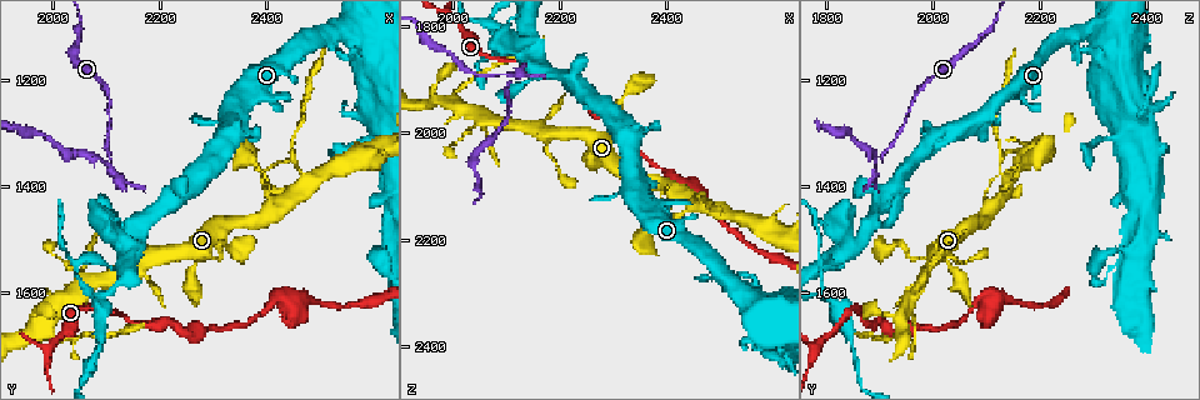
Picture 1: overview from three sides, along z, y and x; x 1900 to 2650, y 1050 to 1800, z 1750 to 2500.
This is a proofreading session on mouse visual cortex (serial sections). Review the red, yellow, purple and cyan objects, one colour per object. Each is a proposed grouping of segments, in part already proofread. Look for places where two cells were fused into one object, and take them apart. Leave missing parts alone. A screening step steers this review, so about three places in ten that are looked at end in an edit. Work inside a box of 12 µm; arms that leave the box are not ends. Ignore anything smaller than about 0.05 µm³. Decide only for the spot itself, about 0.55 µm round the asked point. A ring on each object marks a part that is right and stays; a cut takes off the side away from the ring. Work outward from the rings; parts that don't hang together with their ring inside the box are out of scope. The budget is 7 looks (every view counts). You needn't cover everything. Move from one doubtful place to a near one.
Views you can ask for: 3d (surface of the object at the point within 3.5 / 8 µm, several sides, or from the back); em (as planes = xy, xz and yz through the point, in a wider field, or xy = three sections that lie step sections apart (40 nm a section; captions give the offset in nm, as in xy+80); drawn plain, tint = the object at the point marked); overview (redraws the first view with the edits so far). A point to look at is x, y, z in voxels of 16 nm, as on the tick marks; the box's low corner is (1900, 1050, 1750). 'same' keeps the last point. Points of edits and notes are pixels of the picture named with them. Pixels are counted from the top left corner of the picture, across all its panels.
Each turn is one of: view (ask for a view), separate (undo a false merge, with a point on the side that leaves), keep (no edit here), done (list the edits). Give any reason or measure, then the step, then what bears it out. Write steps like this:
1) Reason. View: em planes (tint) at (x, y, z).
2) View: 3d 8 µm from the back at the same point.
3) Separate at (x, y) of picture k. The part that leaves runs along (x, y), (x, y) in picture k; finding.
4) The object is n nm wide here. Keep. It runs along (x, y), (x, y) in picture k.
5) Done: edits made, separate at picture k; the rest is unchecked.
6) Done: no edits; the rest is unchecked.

Abrupt turn. View: 3d 3.5 µm at (2105, 1355, 1895).

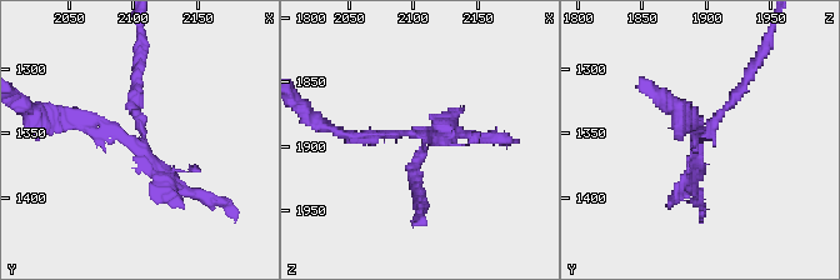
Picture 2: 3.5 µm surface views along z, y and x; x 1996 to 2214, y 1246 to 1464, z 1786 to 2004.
View: em xy step 5 (tint) at (2110, 1358, 1894).

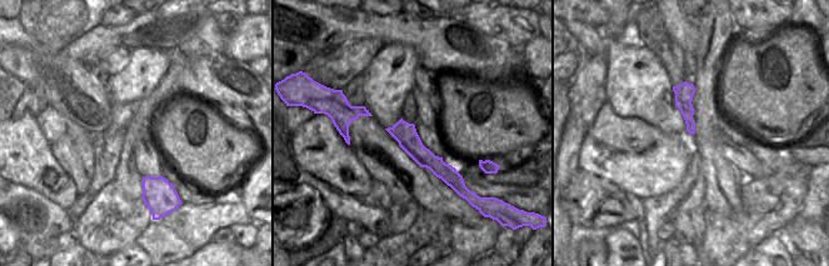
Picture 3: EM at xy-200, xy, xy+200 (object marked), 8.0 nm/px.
View: em xy step 2 (tint) at the same point.

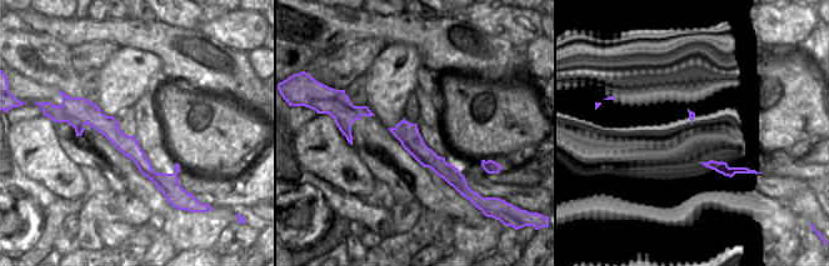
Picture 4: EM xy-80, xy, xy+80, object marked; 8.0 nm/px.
Separate at (453, 130) of picture 2. The part that leaves runs along (424, 138), (351, 138), (316, 119) in picture 2; a second cell is stuck on.

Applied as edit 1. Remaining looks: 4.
See it whole again. View: overview.

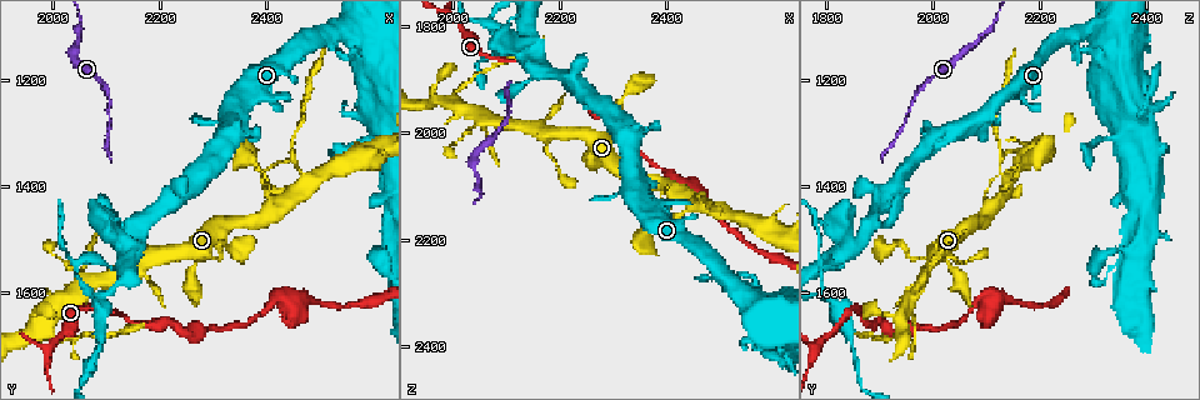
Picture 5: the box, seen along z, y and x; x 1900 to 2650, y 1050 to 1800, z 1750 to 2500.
Thick turns thin. View: em xy step 1 (tint) at (2445, 1350, 2130).

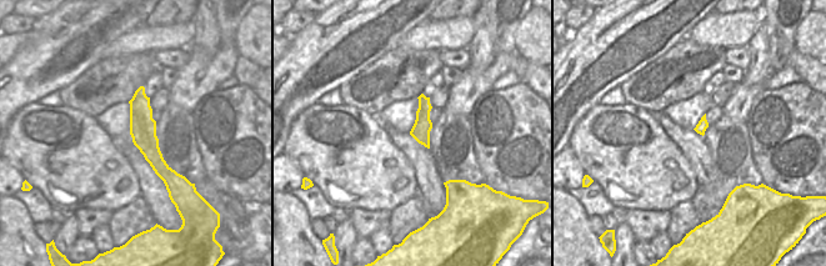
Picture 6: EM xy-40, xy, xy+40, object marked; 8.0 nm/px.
Wider look. View: 3d 3.5 µm from the back at the same point.

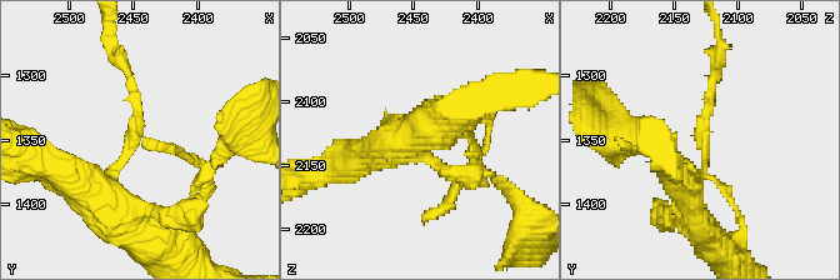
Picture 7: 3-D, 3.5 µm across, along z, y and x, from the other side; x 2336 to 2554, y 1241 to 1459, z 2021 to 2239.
Keep. All the same cell.

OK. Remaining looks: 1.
Done: edits made, separate at picture 2; the rest is unchecked.

